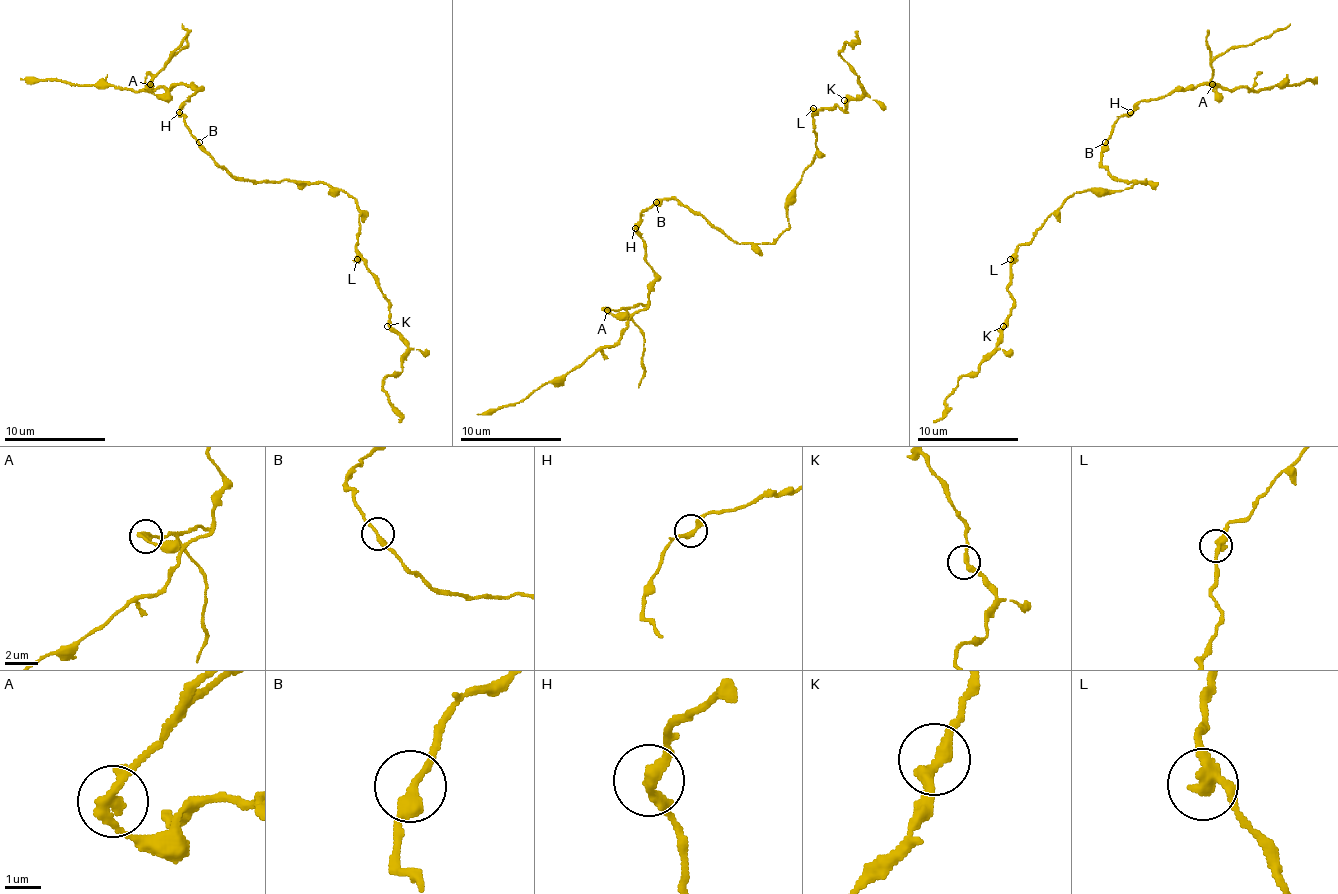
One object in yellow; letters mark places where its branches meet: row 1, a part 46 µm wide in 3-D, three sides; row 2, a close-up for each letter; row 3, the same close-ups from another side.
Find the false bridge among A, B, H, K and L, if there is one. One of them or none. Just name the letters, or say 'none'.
A

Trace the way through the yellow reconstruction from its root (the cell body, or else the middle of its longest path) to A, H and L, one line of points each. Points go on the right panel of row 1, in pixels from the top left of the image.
A: (1135, 181), (1120, 181), (1102, 165), (1115, 122), (1173, 89), (1214, 84), (1217, 94), (1212, 84)
H: (1135, 181), (1120, 181), (1102, 165), (1102, 147), (1115, 122), (1130, 112)
L: (1135, 181), (1145, 183), (1133, 183), (1122, 191), (1072, 193), (1036, 234), (1018, 247), (1018, 252), (1010, 259)

